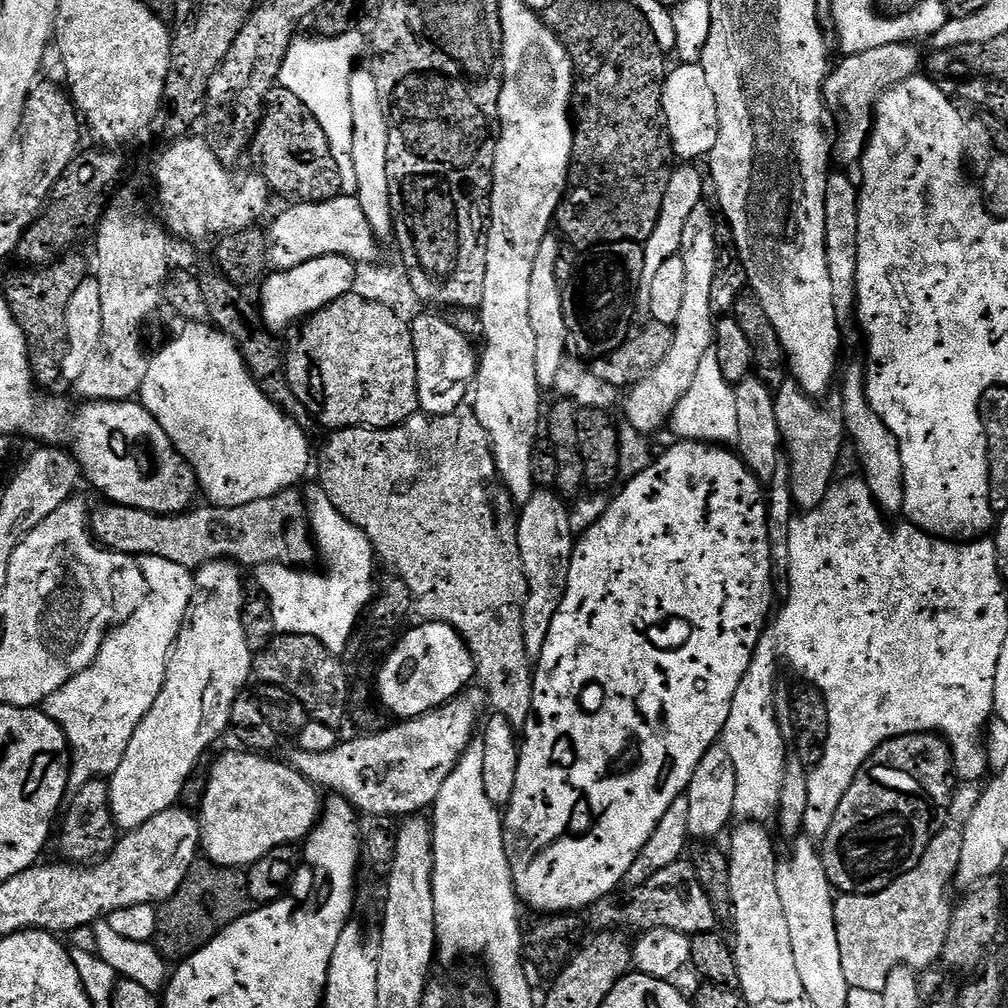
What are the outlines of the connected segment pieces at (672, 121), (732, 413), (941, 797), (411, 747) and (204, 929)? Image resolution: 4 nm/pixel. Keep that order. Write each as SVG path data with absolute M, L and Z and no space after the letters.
M677 63L676 69L667 73L664 81L664 122L668 129L668 137L672 139L672 150L681 161L696 162L696 159L707 157L714 150L714 142L718 142L718 106L714 102L714 94L710 90L710 82L706 82L706 74L701 64Z
M715 351L708 352L706 358L702 358L702 366L698 366L698 374L694 374L694 382L690 382L690 390L686 390L678 406L674 406L670 421L673 434L680 440L697 440L700 444L735 445L738 438L735 393L735 387L728 384L722 374L722 366L718 366Z
M915 732L879 744L874 754L864 758L864 765L838 806L838 814L834 814L834 822L830 822L830 830L822 837L824 869L833 889L853 896L869 896L886 890L902 874L914 870L922 854L926 854L926 846L945 827L943 816L952 804L952 780L952 750L948 741L937 733Z
M469 686L443 708L426 712L415 720L393 723L393 728L385 732L376 730L364 734L368 736L356 736L345 744L344 741L337 743L334 750L326 750L324 754L293 751L290 763L317 789L332 788L328 790L349 800L365 817L407 818L435 804L442 782L450 778L454 766L477 735L484 708L486 712L483 687Z
M197 862L192 865L188 877L182 882L182 886L178 886L176 893L159 905L154 943L169 962L189 960L221 930L242 918L247 912L253 911L253 908L248 878L241 869L223 868L221 864L211 862Z

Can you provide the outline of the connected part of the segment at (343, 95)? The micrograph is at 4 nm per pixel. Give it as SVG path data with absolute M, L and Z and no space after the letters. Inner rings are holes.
M353 30L344 36L301 35L289 46L286 58L282 62L278 81L279 87L294 94L294 98L301 100L306 106L306 110L310 110L310 114L314 114L318 126L322 126L322 134L326 134L326 138L330 142L330 150L334 154L334 162L338 166L340 190L345 196L355 196L358 190L358 178L354 175L354 158L352 157L354 154L354 118L350 114L350 82L356 64L354 63L356 52L362 51L363 48L365 51L366 48L365 37L363 40L358 33L359 31Z

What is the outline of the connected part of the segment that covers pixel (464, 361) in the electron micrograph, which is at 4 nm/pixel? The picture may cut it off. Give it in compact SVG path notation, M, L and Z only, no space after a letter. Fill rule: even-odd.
M443 315L420 316L410 324L418 366L419 411L429 416L449 416L469 399L478 367L478 352Z

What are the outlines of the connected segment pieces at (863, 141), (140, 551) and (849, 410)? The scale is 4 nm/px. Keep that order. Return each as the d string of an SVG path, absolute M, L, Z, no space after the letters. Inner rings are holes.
M915 43L877 46L874 50L862 50L862 54L844 56L841 64L829 71L824 80L824 103L827 111L836 119L837 132L834 132L832 160L840 163L841 169L859 165L868 148L868 139L874 131L876 104L883 92L891 90L895 84L909 80L922 68L922 56ZM873 124L873 125L872 125Z
M295 487L274 494L270 498L258 498L258 502L246 502L246 506L215 506L193 507L174 516L159 516L146 510L127 508L111 502L101 503L101 508L91 513L90 527L92 535L105 548L116 552L125 552L127 556L143 558L157 556L175 562L178 566L186 566L193 570L206 566L215 560L230 560L237 566L252 564L287 564L289 566L308 566L314 556L312 530L308 527L308 506L303 495L296 493Z
M863 363L852 364L844 376L844 400L842 399L844 414L844 430L847 439L856 447L856 456L864 467L862 478L870 486L876 503L881 512L899 513L904 507L904 467L900 444L897 443L891 430L878 418L878 414L868 401L868 385L866 383L866 368Z

